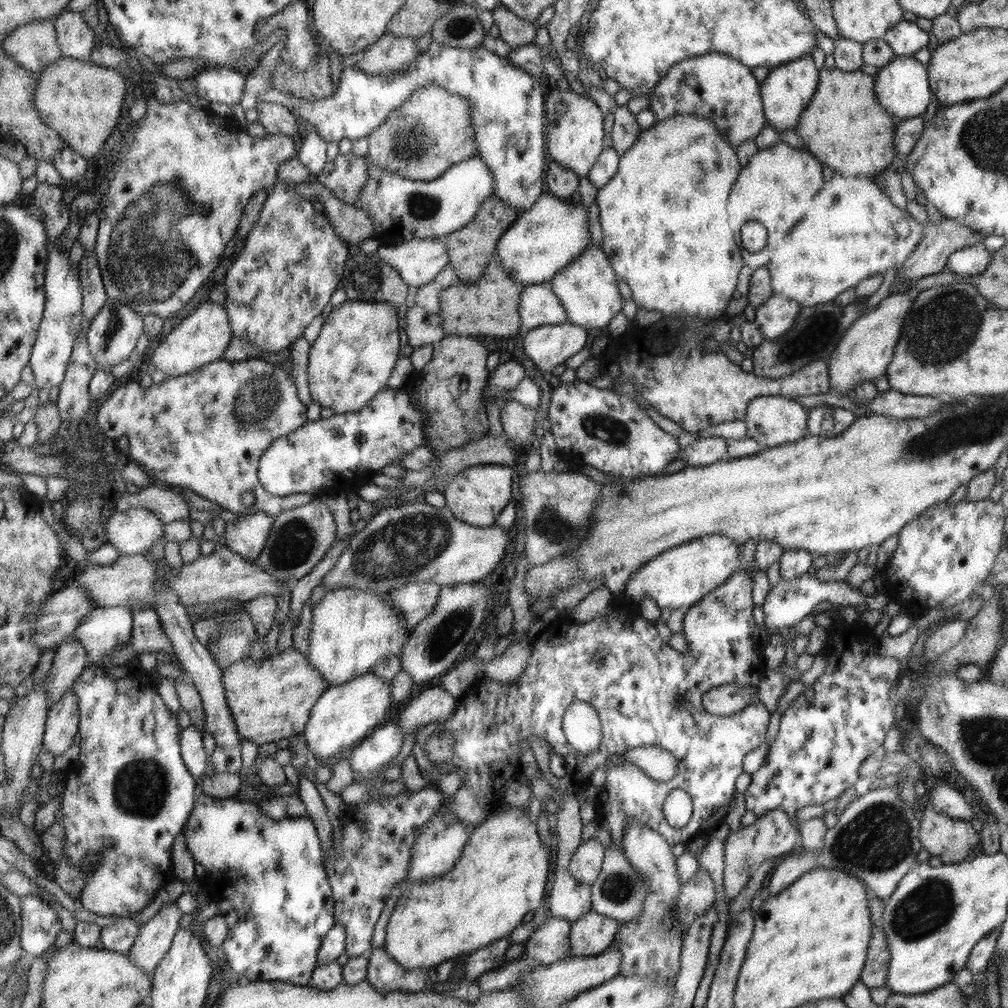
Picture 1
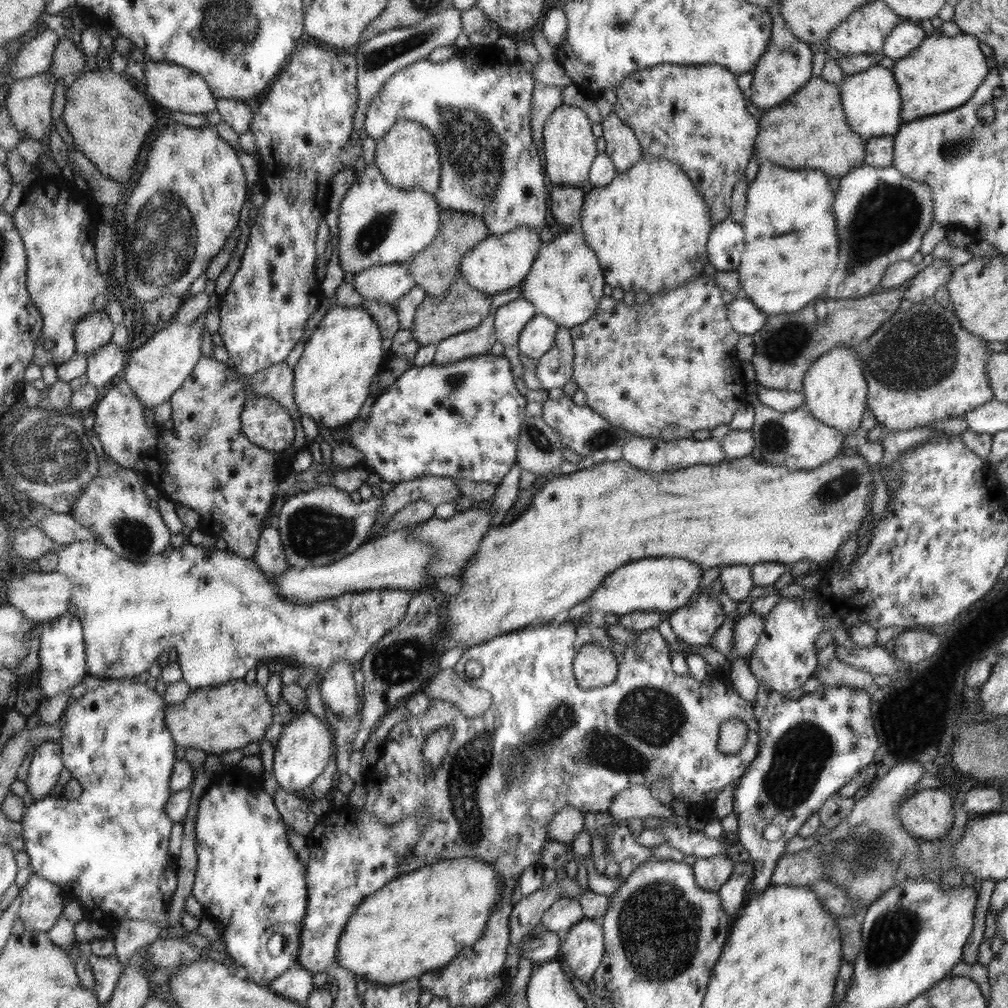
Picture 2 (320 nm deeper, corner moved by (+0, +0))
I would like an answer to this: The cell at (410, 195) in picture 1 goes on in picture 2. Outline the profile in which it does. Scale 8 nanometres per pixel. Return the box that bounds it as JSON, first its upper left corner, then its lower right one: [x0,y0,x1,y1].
[338,159,443,274]

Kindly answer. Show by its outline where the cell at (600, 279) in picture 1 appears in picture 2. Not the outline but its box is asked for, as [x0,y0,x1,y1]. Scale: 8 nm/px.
[520,227,604,329]

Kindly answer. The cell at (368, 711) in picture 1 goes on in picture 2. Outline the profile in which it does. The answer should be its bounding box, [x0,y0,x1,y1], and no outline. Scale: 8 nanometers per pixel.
[271,711,337,793]

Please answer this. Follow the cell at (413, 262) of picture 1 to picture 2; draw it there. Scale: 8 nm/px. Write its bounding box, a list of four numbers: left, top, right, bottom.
[352,264,416,305]

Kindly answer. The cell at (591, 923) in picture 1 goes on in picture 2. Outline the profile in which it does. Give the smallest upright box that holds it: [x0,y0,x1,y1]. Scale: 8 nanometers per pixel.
[557,918,606,983]

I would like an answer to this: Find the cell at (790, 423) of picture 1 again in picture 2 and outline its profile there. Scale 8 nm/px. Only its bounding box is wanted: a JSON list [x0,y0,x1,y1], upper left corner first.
[747,383,847,470]

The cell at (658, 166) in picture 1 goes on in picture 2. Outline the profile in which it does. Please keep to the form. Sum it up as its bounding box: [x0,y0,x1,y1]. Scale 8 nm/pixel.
[578,158,713,294]

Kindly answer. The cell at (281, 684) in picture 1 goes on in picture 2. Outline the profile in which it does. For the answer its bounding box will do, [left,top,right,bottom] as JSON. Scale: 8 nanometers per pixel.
[167,679,273,757]

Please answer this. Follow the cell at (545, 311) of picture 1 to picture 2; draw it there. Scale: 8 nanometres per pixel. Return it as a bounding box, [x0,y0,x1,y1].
[494,297,536,378]

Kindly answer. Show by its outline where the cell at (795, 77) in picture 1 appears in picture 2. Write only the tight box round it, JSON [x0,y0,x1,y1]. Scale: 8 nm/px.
[749,14,812,109]

